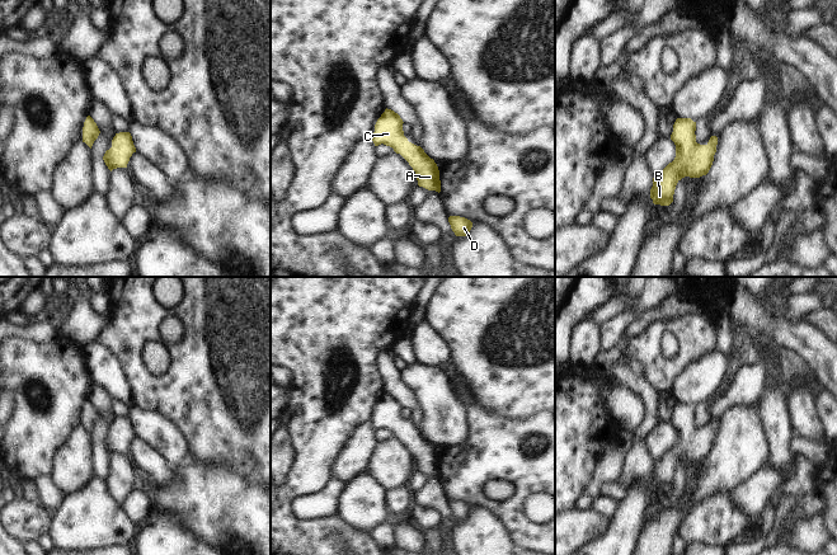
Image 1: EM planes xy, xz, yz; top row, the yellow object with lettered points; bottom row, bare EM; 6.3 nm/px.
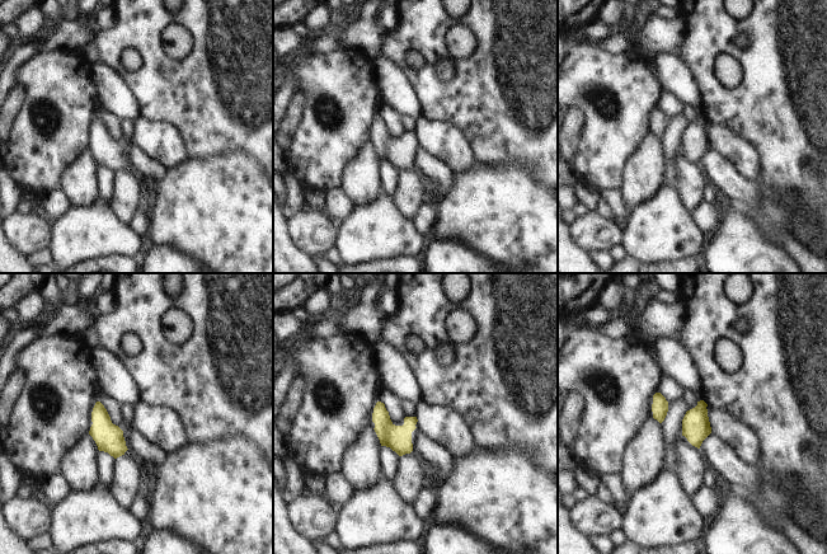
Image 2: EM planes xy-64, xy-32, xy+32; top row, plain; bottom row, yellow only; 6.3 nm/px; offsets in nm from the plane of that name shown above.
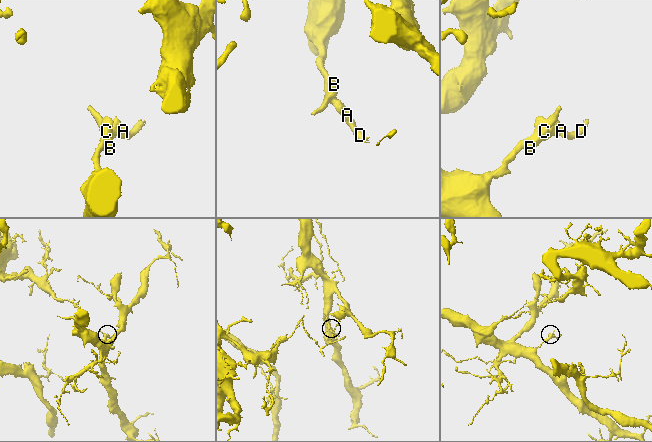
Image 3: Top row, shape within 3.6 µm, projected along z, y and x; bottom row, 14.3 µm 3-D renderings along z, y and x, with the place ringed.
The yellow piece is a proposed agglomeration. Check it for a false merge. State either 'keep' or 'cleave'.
keep

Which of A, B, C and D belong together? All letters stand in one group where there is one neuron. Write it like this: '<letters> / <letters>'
A B C D

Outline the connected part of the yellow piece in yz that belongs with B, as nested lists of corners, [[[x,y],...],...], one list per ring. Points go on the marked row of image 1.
[[[677,118],[671,140],[676,145],[676,157],[653,178],[650,198],[654,204],[669,206],[677,183],[685,178],[706,175],[716,152],[718,137],[711,136],[706,145],[696,142],[696,122],[691,118]]]

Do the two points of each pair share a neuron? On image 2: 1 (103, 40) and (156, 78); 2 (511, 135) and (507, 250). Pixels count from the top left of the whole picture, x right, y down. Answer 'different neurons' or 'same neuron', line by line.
1: same neuron
2: different neurons

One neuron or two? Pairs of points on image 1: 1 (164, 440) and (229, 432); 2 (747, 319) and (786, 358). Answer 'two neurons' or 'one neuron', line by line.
1: two neurons
2: two neurons

